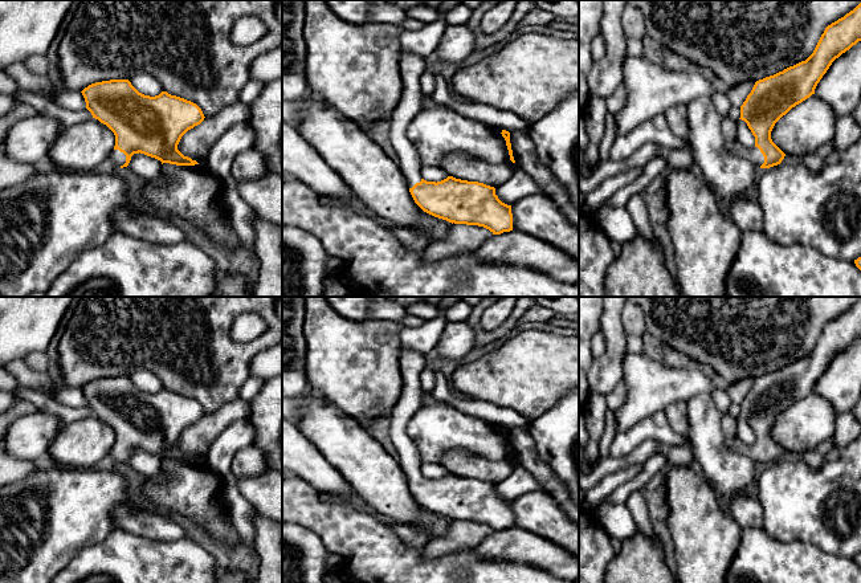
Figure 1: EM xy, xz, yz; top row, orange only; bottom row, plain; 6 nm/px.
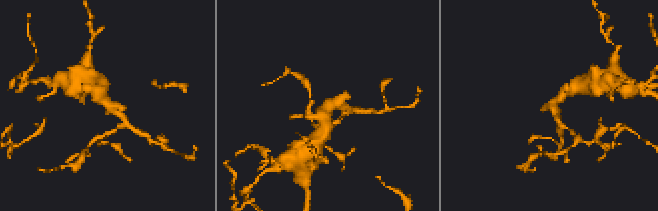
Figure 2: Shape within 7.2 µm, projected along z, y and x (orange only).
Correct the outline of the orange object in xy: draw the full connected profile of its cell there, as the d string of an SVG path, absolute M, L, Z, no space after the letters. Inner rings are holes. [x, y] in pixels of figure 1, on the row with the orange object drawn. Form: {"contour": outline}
{"contour": "M128 80L95 82L85 87L82 95L93 118L106 125L115 135L115 146L110 159L121 168L127 167L134 154L144 154L163 163L176 166L199 164L184 156L177 144L181 136L204 121L201 109L184 98L162 91L150 97L139 93Z"}

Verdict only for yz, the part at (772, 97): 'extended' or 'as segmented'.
extended

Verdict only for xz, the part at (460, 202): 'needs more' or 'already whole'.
needs more

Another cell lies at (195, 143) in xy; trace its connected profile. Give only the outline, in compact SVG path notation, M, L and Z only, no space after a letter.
M236 102L215 117L188 130L180 139L177 150L184 155L205 164L211 146L233 125L250 121L250 107L246 103Z

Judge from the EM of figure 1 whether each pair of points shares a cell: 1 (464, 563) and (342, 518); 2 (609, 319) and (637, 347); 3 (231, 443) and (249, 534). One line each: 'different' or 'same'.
1: same
2: different
3: same

